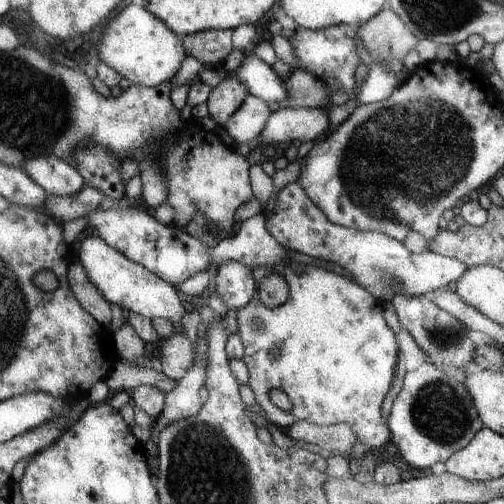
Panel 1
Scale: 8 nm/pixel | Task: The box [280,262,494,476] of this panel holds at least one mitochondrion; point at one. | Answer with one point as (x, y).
(439, 411)

